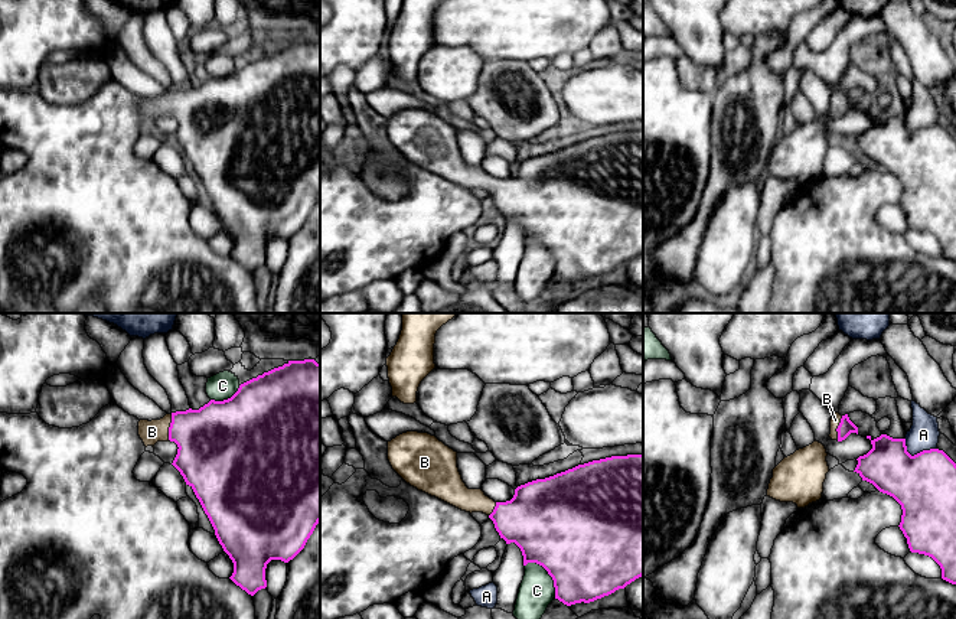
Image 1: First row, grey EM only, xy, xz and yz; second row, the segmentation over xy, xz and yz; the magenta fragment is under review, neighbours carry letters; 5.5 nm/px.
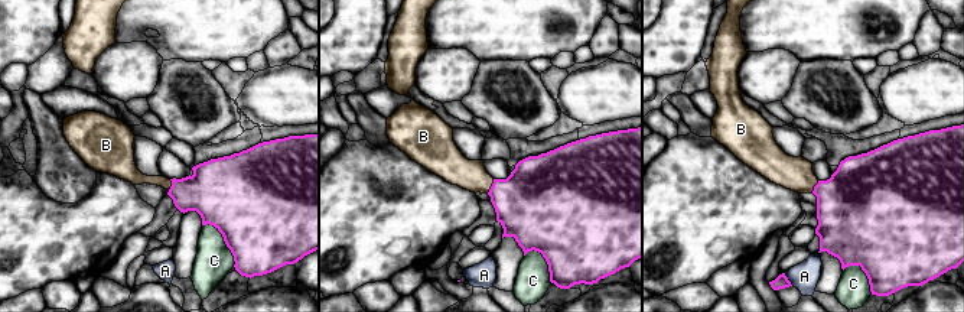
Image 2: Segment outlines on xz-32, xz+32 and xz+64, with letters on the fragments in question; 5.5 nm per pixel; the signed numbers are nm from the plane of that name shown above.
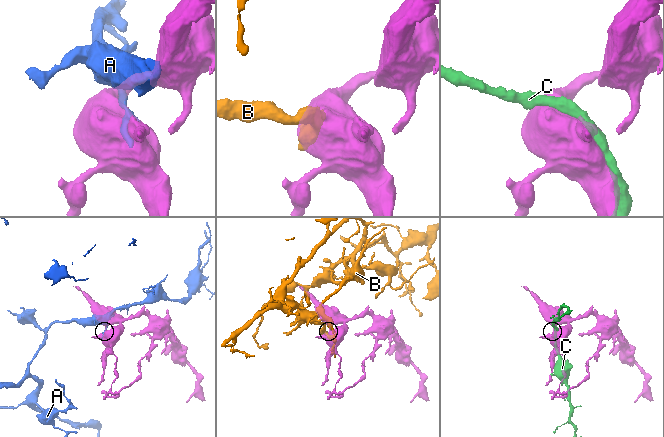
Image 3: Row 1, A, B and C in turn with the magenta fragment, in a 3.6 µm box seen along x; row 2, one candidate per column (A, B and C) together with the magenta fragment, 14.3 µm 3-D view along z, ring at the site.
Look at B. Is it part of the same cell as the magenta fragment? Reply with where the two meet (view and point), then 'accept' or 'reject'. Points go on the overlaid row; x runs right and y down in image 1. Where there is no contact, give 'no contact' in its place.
meets magenta in xy at (169, 427); accept

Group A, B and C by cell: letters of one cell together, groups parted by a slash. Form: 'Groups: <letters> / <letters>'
Groups: A / B / C

